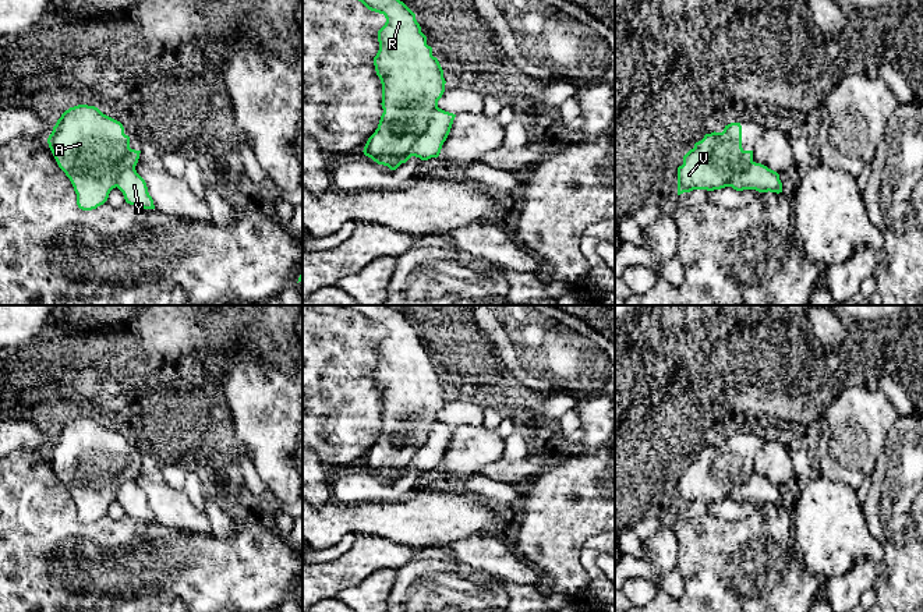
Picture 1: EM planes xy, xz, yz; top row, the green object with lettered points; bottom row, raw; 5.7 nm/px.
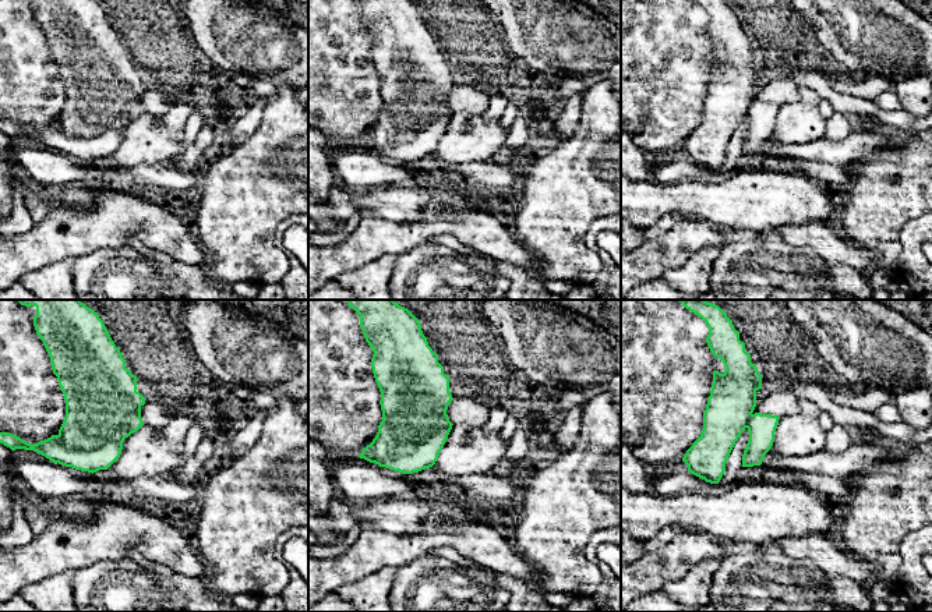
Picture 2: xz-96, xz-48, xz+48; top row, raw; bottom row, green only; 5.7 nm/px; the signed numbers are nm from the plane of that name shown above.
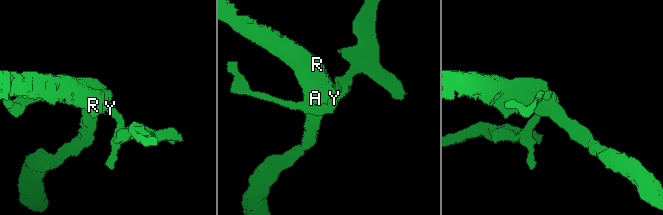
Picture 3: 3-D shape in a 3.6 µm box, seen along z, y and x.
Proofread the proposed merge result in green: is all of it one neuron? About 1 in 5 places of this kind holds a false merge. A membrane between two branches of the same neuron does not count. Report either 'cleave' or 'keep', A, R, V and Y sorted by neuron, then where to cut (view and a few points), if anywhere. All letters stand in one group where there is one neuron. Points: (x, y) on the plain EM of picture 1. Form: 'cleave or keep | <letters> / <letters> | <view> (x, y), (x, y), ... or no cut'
cleave | A R V / Y | xz (437, 418), (425, 444), (400, 470), (400, 476)

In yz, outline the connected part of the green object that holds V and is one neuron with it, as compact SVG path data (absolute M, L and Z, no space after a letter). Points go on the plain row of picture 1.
M731 435L722 445L705 446L678 480L678 507L693 502L721 502L753 475L753 463L742 460L742 438Z

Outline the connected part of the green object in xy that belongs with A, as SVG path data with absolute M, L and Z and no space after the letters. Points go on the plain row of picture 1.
M78 417L66 422L47 450L49 460L59 480L70 491L77 506L77 517L82 523L92 523L103 517L119 488L135 481L141 463L130 460L130 449L124 446L120 434L103 427L98 420Z

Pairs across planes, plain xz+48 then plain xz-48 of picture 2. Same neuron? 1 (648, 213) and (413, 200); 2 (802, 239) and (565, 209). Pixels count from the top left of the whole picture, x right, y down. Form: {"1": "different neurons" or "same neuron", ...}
{"1": "same neuron", "2": "different neurons"}

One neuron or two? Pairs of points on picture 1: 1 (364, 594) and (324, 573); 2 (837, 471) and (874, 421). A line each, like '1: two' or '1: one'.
1: two
2: one

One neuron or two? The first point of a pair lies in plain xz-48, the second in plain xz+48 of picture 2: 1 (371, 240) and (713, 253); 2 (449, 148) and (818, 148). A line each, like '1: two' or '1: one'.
1: two
2: two

